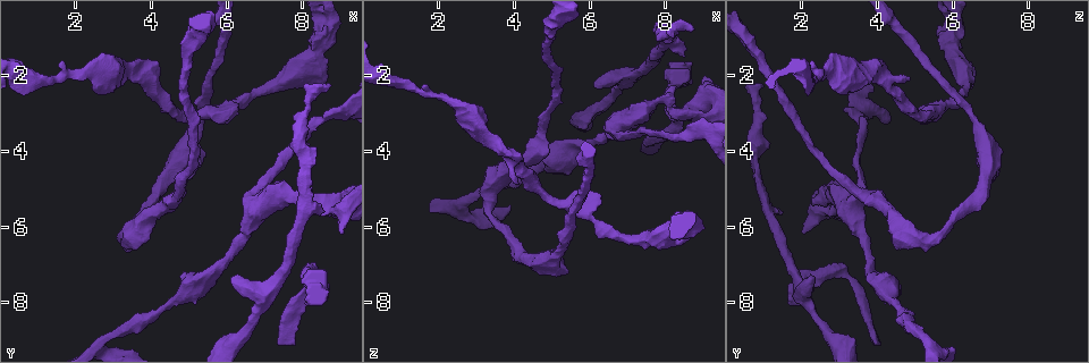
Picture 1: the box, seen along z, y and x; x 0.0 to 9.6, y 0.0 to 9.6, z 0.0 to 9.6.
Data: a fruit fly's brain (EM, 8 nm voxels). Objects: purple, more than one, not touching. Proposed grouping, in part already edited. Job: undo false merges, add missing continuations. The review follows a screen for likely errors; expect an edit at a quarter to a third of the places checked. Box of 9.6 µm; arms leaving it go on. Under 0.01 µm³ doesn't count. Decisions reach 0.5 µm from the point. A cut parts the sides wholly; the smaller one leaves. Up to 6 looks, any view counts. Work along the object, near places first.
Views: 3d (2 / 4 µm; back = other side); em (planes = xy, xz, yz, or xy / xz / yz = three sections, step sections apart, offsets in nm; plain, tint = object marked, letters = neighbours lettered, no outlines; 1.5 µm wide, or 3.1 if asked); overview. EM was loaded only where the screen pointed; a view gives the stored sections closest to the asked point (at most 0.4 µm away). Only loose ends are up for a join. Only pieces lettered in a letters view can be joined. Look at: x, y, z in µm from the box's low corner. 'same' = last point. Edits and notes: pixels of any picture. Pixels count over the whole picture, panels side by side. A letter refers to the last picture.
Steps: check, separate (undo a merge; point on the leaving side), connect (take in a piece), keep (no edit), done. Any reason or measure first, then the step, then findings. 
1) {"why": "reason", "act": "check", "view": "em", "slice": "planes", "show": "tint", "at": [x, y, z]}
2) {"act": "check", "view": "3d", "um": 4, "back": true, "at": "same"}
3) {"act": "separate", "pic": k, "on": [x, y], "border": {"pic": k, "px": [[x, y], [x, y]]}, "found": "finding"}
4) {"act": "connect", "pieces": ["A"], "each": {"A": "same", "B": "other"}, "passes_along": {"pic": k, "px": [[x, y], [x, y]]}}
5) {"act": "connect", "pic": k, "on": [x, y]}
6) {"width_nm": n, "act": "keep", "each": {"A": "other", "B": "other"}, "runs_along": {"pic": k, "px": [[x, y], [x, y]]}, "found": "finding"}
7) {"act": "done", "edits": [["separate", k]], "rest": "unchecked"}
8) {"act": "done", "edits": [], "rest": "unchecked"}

{"why": "sharp bend", "act": "check", "view": "3d", "um": 4, "at": [8.30, 7.40, 3.40]}

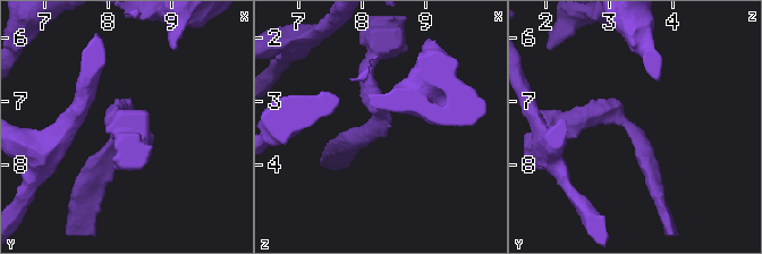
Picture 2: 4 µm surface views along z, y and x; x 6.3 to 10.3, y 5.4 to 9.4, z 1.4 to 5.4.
{"arm_widths_nm": [220, 280], "act": "check", "view": "em", "slice": "planes", "show": "plain", "at": [8.20, 7.40, 3.35]}

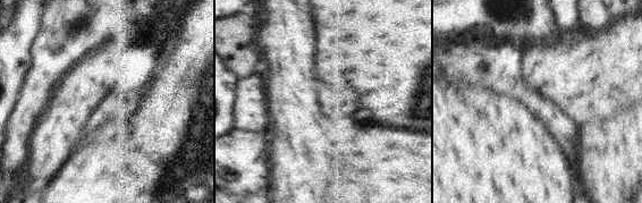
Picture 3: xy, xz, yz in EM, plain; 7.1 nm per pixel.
{"act": "check", "view": "em", "slice": "planes", "show": "letters", "at": "same"}

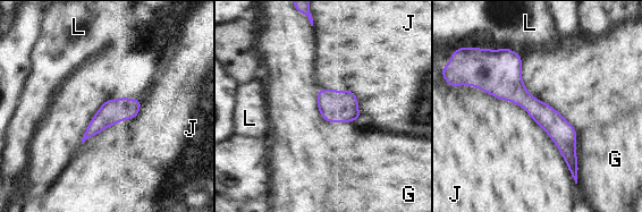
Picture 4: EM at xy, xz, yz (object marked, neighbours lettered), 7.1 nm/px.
{"act": "keep", "each": {"G": "other", "J": "other", "L": "other"}, "border": {"pic": 4, "px": [[547, 135], [575, 180]]}, "found": "one cell here"}

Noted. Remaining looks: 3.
{"why": "an open end", "act": "check", "view": "3d", "um": 2, "at": [8.45, 5.65, 1.50]}

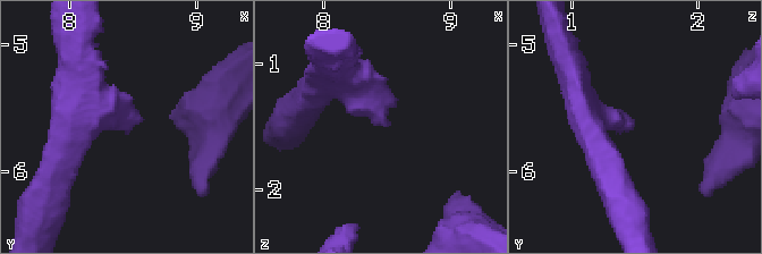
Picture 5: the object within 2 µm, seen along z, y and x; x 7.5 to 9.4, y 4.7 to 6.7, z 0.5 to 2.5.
{"why": "need the tissue", "act": "check", "view": "em", "slice": "planes", "show": "letters", "at": [8.48, 5.64, 1.50]}

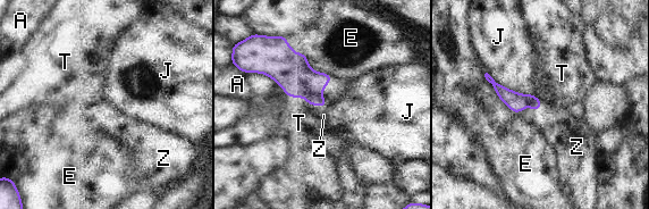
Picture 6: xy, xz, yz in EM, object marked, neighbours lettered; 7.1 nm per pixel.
{"act": "connect", "pieces": ["Z"], "each": {"A": "other", "E": "other", "J": "other", "T": "other", "Z": "same"}, "found": "it goes on there"}

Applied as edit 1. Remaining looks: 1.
{"act": "done", "edits": [["connect", 6]], "rest": "unchecked"}

